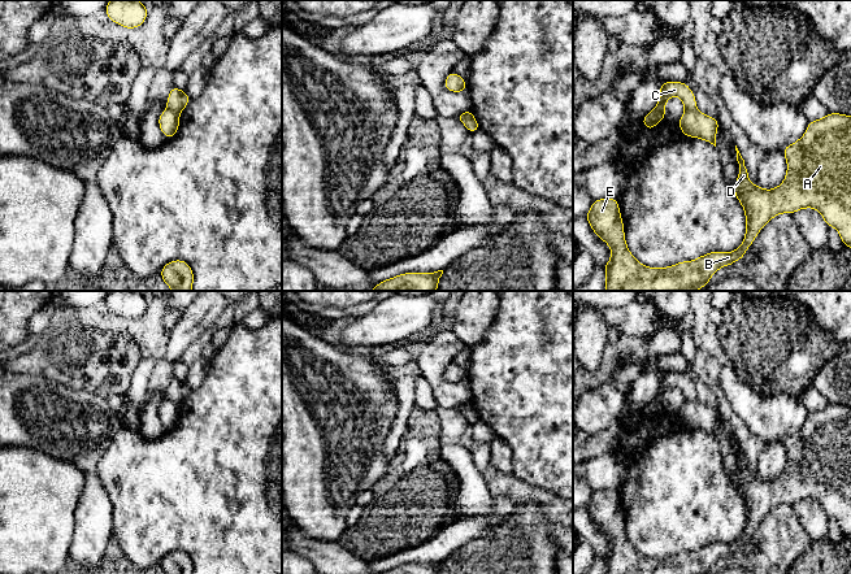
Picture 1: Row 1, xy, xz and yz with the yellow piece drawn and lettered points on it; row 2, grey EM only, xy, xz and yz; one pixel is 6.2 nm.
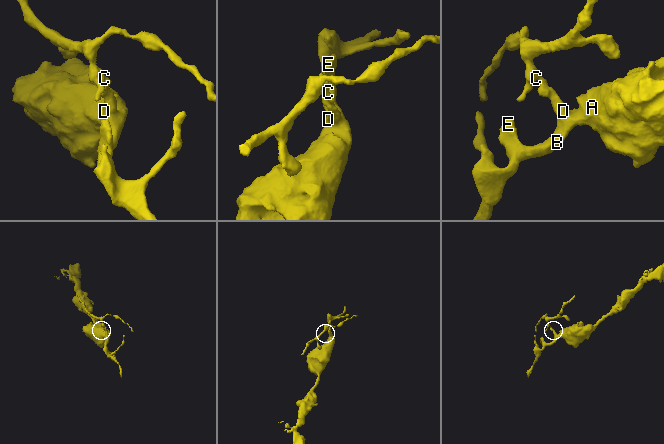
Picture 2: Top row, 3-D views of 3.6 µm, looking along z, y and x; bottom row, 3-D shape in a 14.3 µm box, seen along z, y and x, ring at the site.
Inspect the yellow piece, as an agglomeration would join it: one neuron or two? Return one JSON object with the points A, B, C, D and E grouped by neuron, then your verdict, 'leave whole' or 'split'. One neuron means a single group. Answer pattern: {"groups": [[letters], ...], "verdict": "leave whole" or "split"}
{"groups": [["A", "B", "D", "E"], ["C"]], "verdict": "split"}

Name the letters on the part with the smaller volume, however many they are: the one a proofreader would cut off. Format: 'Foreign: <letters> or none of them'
Foreign: C

